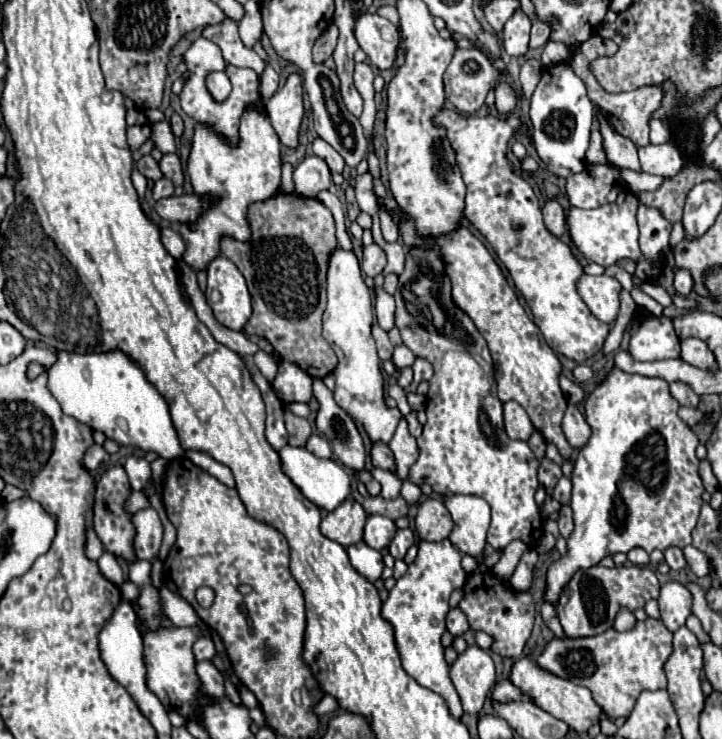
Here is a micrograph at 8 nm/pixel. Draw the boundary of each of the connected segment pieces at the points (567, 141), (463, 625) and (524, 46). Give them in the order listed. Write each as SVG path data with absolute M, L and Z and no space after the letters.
M557 64L543 70L541 82L531 96L531 122L533 122L533 146L547 166L559 178L569 178L585 166L585 152L589 146L589 132L593 124L593 102L587 96L583 80L573 72L569 64Z
M451 608L449 614L447 614L447 618L445 618L445 622L447 622L447 630L453 636L461 636L469 628L467 618L465 618L465 614L459 608Z
M517 10L503 30L503 48L509 56L525 56L529 50L529 30L531 20L521 10Z

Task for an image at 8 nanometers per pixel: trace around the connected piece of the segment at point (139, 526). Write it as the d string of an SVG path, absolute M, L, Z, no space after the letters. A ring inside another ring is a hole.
M143 508L133 514L135 538L133 548L137 558L155 558L159 550L159 536L161 536L161 522L153 508Z

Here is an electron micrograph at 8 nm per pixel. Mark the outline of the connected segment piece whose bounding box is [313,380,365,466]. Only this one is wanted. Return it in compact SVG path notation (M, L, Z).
M313 380L313 396L319 402L317 428L333 446L335 458L345 466L365 466L365 446L353 418L333 400L323 380Z

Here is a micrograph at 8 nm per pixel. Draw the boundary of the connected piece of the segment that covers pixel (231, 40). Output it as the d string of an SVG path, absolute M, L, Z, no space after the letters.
M225 20L221 24L215 24L215 26L207 26L203 28L203 38L215 42L221 52L223 52L223 58L233 64L233 66L239 66L239 68L253 68L257 74L263 72L265 68L265 62L261 60L261 56L247 48L239 34L237 34L237 22L235 20Z

